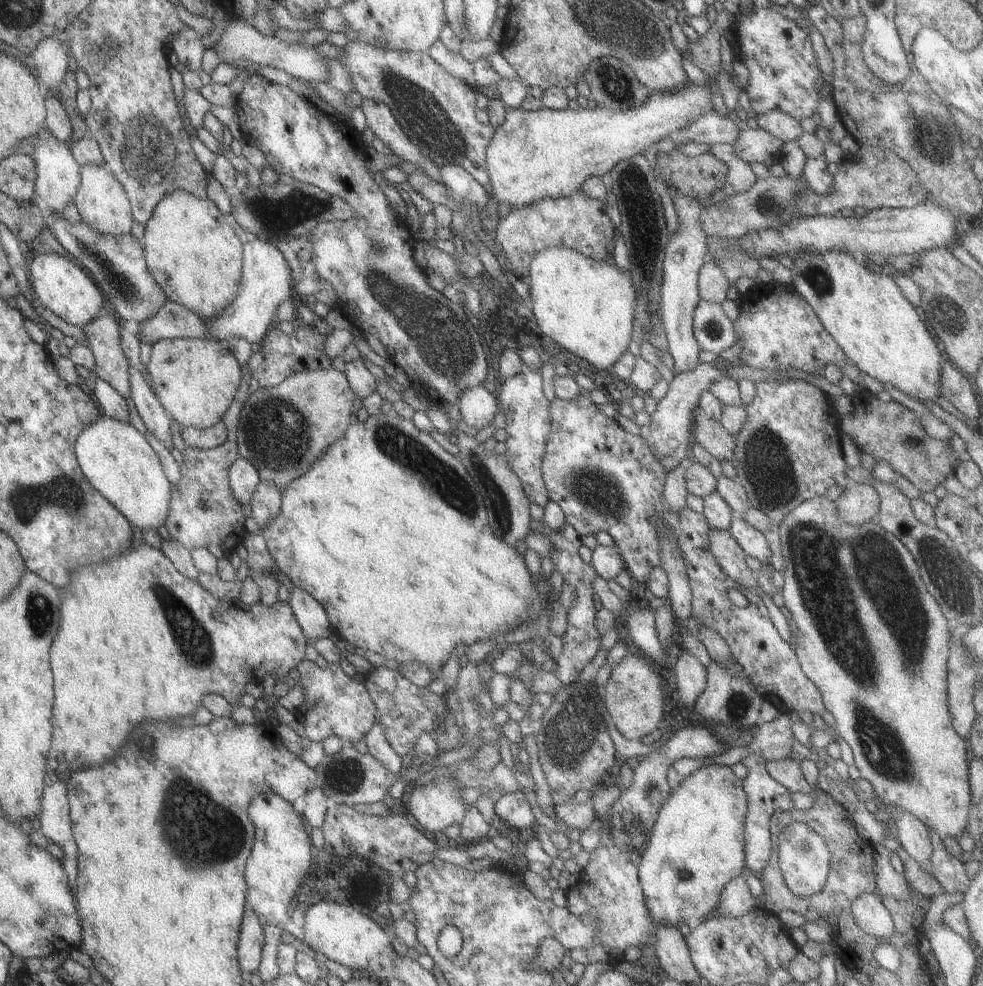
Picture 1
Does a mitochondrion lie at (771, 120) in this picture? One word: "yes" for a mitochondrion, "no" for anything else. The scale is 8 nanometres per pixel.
no

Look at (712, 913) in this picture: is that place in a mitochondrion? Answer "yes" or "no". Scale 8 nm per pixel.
no

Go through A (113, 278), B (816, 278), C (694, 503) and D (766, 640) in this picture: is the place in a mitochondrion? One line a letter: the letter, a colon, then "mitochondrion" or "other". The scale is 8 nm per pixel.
A: mitochondrion
B: mitochondrion
C: other
D: other

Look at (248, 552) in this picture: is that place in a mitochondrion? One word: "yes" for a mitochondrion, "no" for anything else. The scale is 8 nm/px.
no

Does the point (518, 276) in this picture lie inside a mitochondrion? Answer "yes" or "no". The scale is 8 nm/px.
no

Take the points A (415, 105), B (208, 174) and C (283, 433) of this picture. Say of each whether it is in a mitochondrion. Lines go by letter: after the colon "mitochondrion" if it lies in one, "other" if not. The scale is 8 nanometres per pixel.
A: mitochondrion
B: other
C: mitochondrion

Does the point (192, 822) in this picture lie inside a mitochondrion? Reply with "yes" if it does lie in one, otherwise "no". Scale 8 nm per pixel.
yes

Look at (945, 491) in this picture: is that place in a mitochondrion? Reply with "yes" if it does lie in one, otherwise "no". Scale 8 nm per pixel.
no

